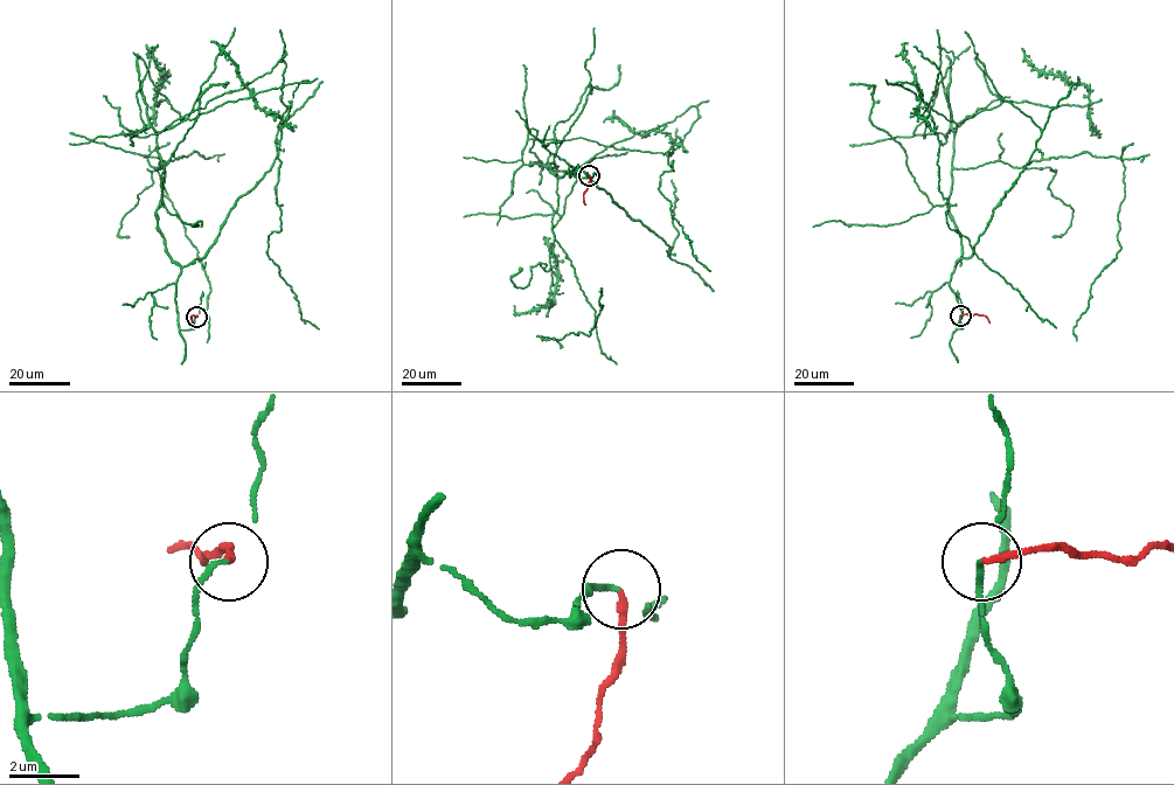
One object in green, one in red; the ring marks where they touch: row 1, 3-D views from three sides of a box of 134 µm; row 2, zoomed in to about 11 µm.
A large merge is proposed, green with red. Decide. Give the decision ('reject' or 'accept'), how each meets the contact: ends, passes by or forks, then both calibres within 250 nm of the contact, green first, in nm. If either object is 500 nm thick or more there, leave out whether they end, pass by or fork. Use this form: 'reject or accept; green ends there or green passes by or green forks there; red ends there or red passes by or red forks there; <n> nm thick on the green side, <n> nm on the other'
reject; green passes by; red ends there; 110 nm thick on the green side, 200 nm on the other

